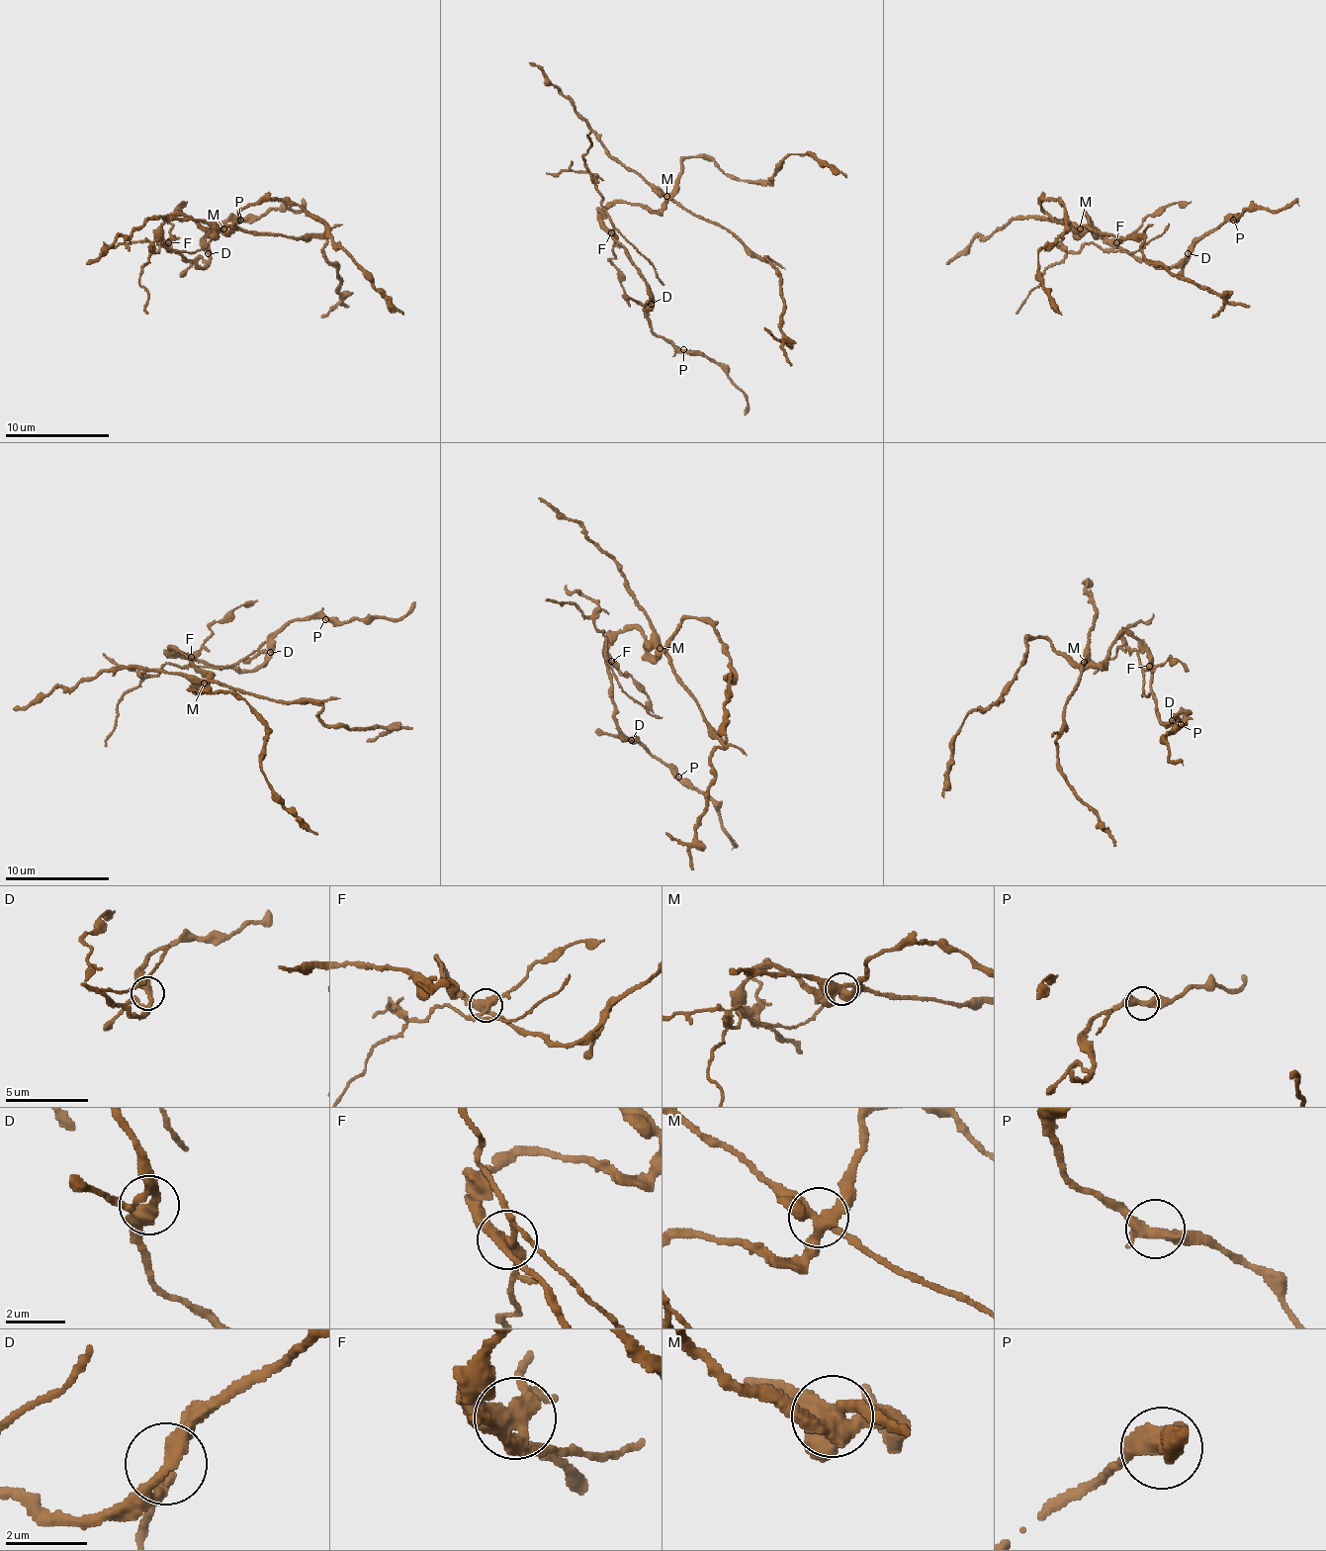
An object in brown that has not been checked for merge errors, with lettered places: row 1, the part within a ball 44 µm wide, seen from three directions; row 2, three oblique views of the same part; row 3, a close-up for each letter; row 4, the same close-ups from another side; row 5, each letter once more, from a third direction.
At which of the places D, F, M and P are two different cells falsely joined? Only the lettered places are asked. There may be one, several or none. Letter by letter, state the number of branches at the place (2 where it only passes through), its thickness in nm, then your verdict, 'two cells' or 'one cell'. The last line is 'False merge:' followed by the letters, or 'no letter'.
D: 3 branches meet; 300 nm thick; one cell
F: 5 branches meet; 380 nm thick; two cells
M: 4 branches meet; 480 nm thick; two cells
P: 3 branches meet; 320 nm thick; one cell
False merge: F, M

